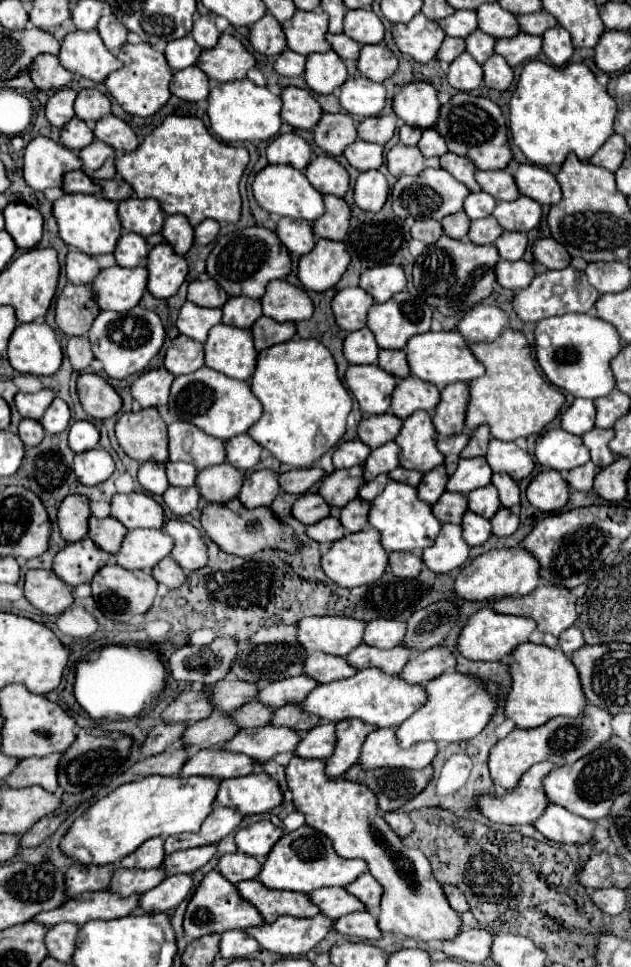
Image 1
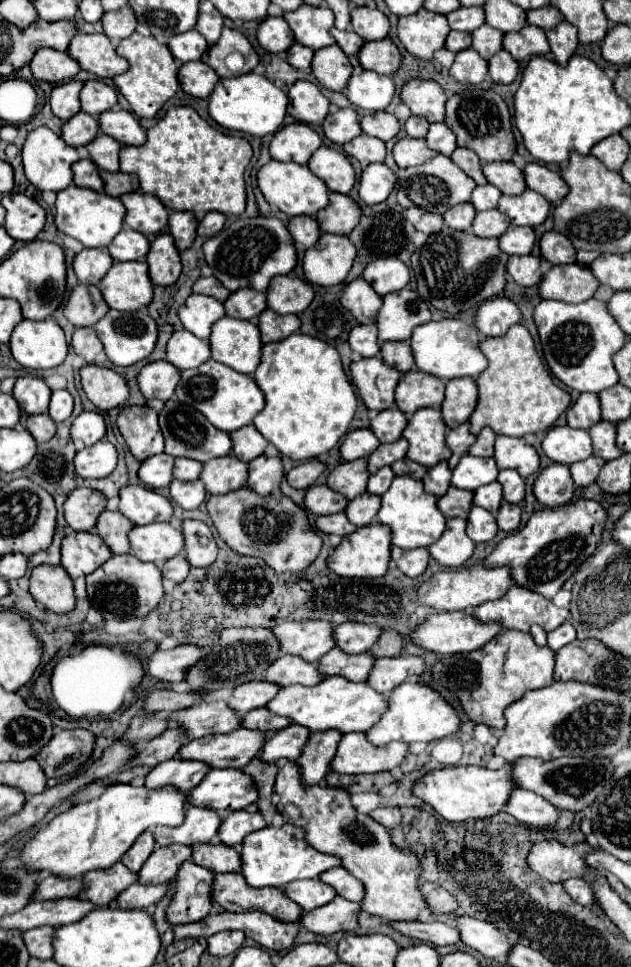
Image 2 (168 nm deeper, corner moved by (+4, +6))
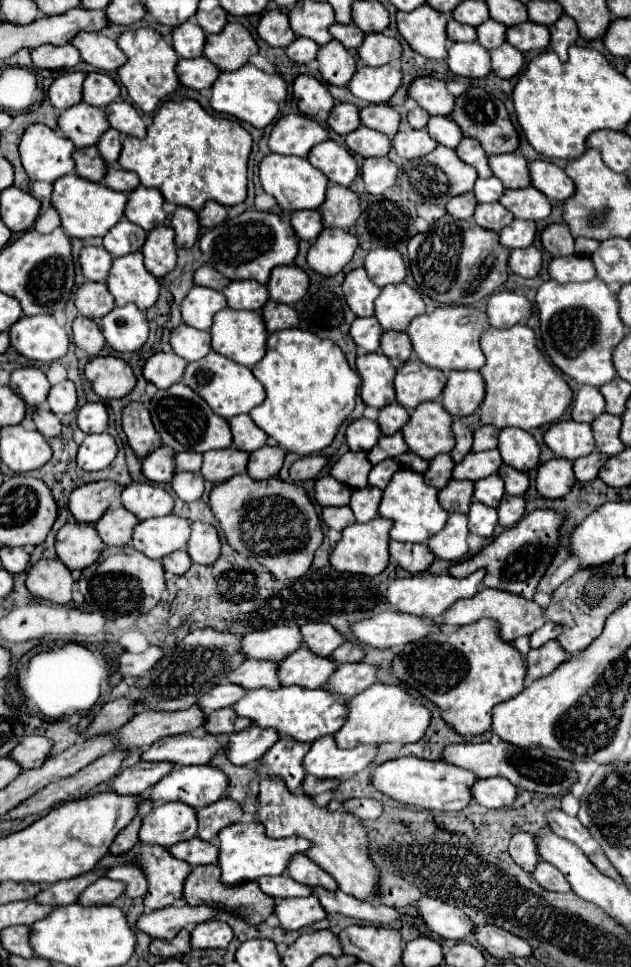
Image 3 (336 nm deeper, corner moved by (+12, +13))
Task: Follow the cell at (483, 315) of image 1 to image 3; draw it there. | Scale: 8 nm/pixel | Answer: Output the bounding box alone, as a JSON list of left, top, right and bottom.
[488,291,532,329]

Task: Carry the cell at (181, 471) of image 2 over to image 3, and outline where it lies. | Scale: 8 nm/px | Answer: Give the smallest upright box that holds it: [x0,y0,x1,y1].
[176,451,202,471]

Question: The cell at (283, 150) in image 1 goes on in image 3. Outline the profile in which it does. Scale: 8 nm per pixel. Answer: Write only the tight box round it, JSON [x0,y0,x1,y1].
[268,115,328,157]

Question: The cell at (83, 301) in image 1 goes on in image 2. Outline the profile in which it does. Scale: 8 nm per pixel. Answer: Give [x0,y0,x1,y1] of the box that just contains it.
[64,284,110,326]

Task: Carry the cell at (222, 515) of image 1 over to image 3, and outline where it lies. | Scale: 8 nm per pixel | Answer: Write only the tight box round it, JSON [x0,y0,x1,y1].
[210,473,324,579]

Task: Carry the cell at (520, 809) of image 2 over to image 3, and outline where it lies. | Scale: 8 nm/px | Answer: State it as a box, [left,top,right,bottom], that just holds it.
[472,777,518,809]

